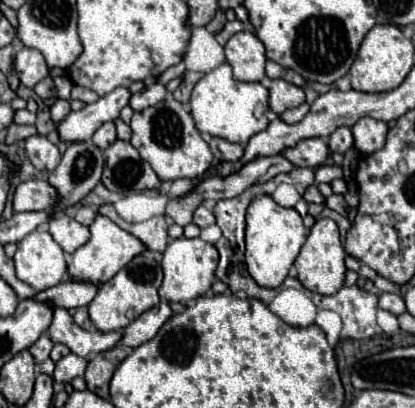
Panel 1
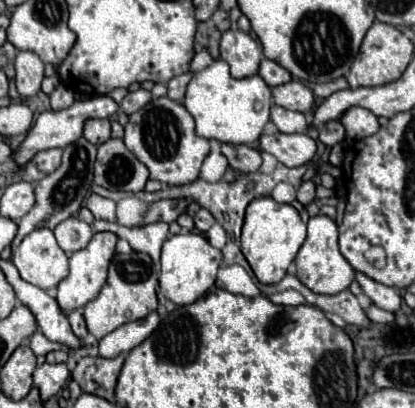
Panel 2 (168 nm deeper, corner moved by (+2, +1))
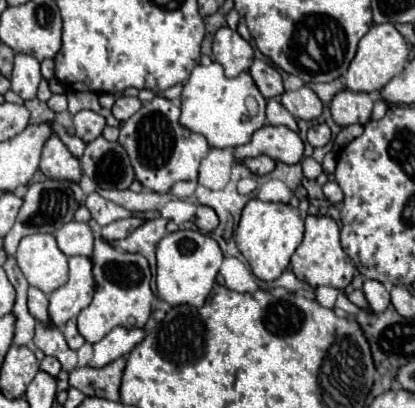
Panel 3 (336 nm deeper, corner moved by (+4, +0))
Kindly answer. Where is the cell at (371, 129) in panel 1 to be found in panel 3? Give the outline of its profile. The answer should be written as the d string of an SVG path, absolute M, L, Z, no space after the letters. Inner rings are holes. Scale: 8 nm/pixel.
M344 90L332 98L330 110L338 126L350 126L356 122L364 126L372 116L372 106L374 106L374 100L370 96Z

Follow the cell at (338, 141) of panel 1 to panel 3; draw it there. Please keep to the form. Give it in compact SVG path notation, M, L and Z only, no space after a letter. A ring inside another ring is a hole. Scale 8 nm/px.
M314 124L308 130L308 142L316 148L316 146L326 146L330 142L330 128L326 124Z

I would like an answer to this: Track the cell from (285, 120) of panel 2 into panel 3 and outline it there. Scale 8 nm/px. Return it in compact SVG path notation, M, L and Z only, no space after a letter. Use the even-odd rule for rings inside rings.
M268 100L268 106L266 106L266 120L274 126L286 126L294 132L298 132L298 124L296 124L296 118L292 114L288 114L288 110L284 110L284 106L276 100Z

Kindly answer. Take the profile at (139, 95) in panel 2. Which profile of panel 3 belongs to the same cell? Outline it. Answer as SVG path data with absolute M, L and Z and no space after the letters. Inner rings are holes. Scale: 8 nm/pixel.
M118 96L118 98L116 98L116 104L114 104L114 108L112 108L112 112L114 112L114 116L116 116L120 122L124 122L124 120L128 120L134 112L138 112L140 106L142 106L142 102L140 102L138 98Z

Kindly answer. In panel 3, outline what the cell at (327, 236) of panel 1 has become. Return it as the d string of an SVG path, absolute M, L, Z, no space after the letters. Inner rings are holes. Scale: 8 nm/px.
M308 216L304 221L304 226L304 240L292 254L292 262L290 262L296 278L310 284L312 288L332 286L336 290L344 290L352 282L354 264L340 246L338 224L330 216Z

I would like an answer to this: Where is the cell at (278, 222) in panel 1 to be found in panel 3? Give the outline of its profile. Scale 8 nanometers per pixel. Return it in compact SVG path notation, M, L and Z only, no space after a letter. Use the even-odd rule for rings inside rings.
M252 198L244 210L236 230L236 244L242 256L252 266L252 272L256 278L270 282L276 280L290 264L290 256L298 248L298 244L304 238L304 220L300 218L298 210L288 204L274 204L274 202L262 202L258 198Z

